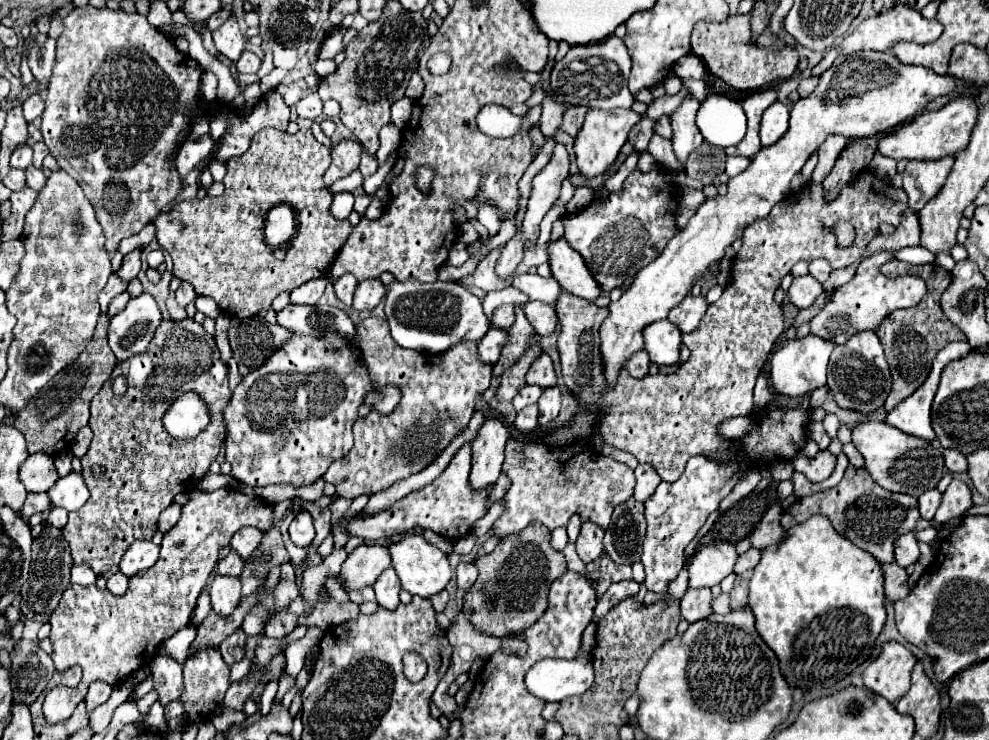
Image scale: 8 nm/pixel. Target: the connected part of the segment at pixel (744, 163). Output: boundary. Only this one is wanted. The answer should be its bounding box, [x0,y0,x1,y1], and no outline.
[726,157,750,177]

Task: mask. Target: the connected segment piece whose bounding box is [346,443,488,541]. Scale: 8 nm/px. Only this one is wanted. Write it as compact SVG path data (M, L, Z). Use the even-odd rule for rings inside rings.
M470 443L462 445L458 453L452 457L448 467L440 477L436 477L430 485L406 495L404 499L392 503L388 509L382 509L376 515L368 517L358 517L354 521L348 521L346 533L352 537L362 537L362 539L380 539L380 537L392 537L400 533L414 531L416 527L420 529L430 529L446 539L460 539L470 533L472 525L484 517L486 513L486 499L488 499L488 489L484 491L472 491L468 485L468 475L470 475L470 459L472 459L472 447Z

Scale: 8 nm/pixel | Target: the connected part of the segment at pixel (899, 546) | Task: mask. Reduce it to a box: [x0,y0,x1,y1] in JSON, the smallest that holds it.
[894,533,920,567]

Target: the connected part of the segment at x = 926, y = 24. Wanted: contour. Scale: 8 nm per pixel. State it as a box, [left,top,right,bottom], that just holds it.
[812,5,942,75]

